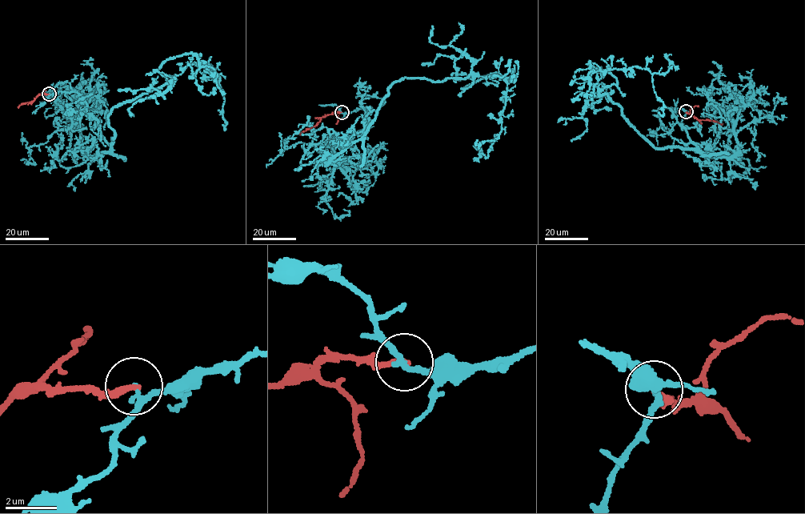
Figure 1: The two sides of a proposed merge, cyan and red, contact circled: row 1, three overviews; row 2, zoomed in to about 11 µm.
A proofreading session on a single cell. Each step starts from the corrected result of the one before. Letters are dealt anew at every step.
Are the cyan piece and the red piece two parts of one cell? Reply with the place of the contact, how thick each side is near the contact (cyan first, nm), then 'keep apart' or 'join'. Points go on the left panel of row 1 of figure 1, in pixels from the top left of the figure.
at (49, 94); 200 nm thick on the cyan side, 240 nm on the other; keep apart

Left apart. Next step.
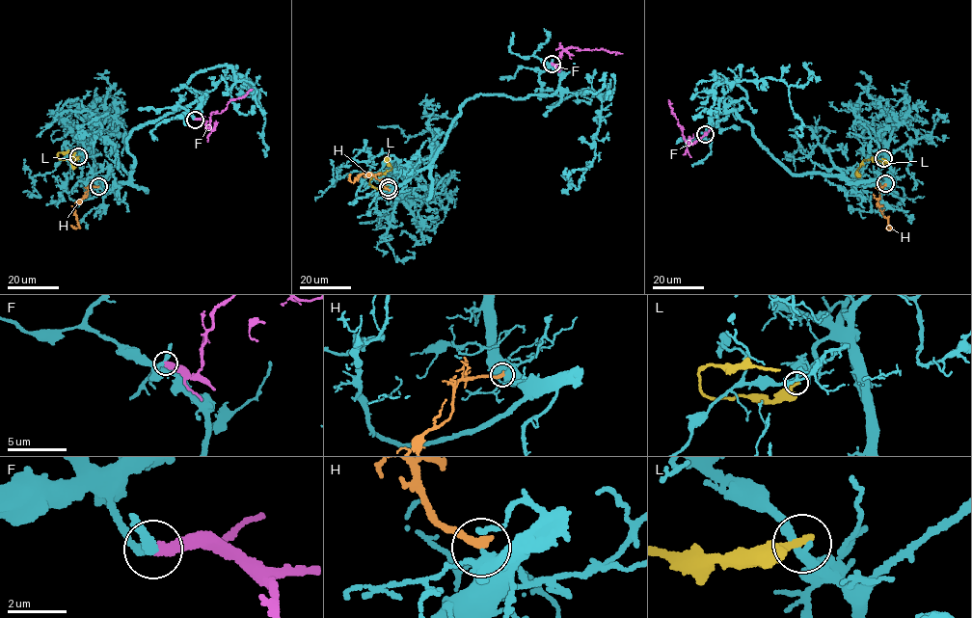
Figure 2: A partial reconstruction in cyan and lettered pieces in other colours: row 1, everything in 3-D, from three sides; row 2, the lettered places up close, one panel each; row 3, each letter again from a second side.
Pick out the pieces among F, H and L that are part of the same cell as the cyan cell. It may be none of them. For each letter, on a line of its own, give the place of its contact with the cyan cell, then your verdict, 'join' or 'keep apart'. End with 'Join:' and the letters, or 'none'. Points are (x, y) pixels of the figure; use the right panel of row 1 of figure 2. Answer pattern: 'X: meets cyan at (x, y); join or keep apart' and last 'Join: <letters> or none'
F: meets cyan at (705, 134); keep apart
H: meets cyan at (885, 183); join
L: meets cyan at (883, 158); keep apart
Join: H

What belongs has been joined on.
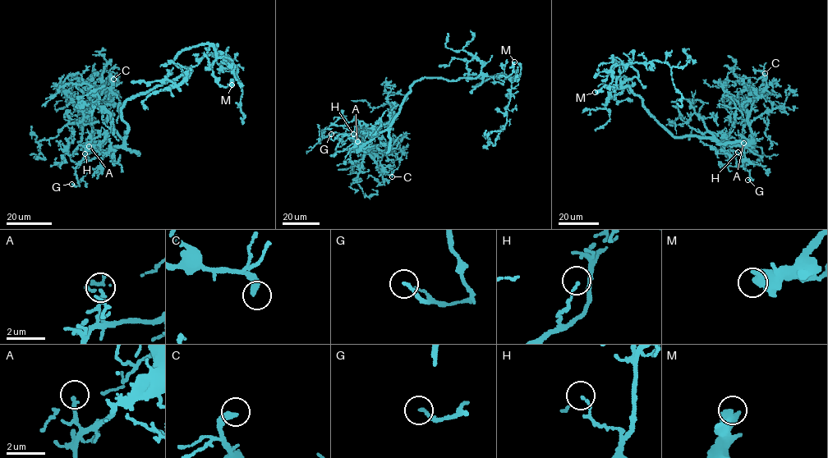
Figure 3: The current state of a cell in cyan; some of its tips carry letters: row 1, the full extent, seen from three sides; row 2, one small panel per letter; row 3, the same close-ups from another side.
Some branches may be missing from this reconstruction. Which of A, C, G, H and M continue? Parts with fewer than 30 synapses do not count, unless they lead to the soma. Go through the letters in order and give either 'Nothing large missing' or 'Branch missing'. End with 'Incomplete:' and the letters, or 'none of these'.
A: Nothing large missing
C: Branch missing
G: Nothing large missing
H: Nothing large missing
M: Branch missing
Incomplete: C, M

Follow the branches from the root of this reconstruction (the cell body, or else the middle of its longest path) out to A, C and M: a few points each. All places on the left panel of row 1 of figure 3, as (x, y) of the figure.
A: (136, 97), (127, 98), (121, 110), (128, 128), (122, 144), (100, 150), (90, 150), (89, 146)
C: (136, 97), (127, 98), (121, 110), (128, 128), (122, 144), (98, 149), (88, 112), (90, 99), (113, 79)
M: (136, 97), (188, 76), (177, 54), (206, 43), (216, 53), (216, 81), (232, 84)

